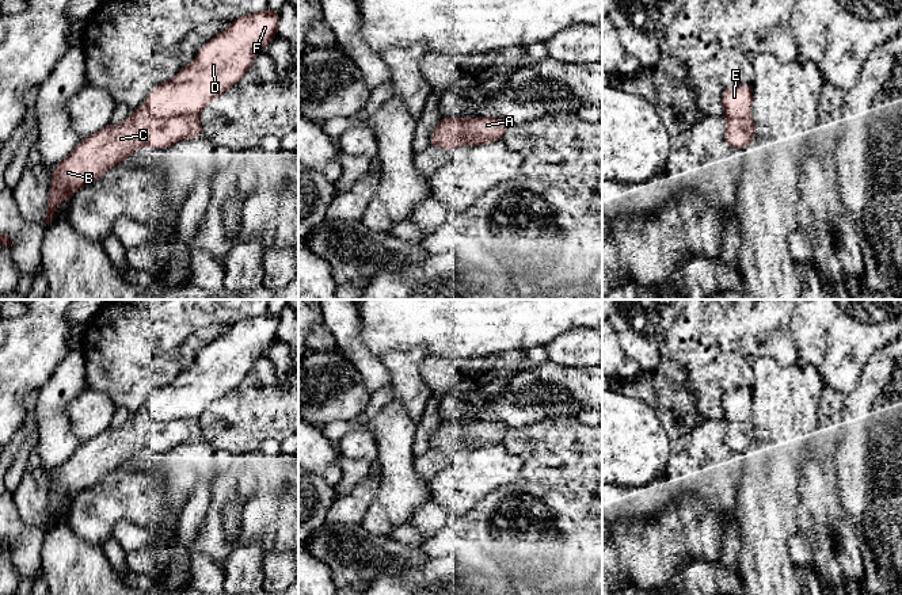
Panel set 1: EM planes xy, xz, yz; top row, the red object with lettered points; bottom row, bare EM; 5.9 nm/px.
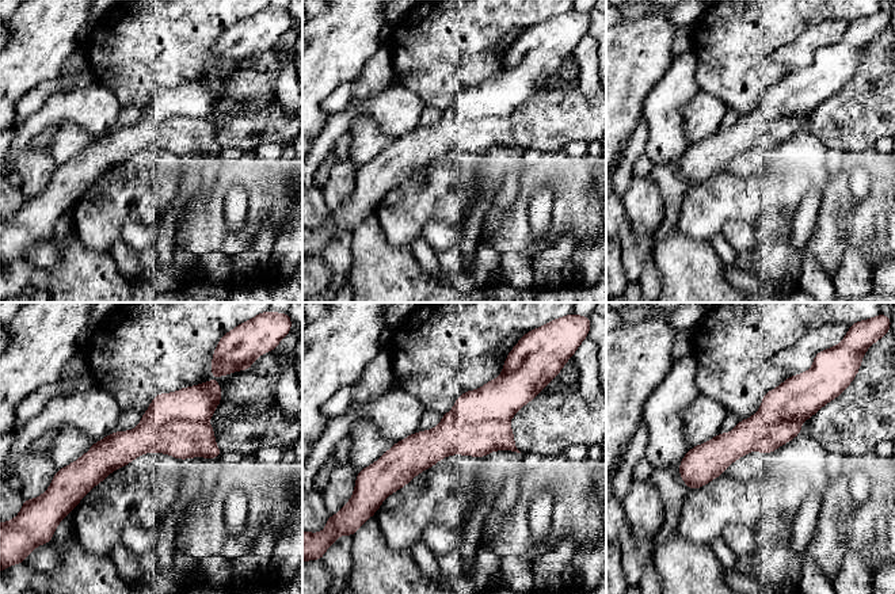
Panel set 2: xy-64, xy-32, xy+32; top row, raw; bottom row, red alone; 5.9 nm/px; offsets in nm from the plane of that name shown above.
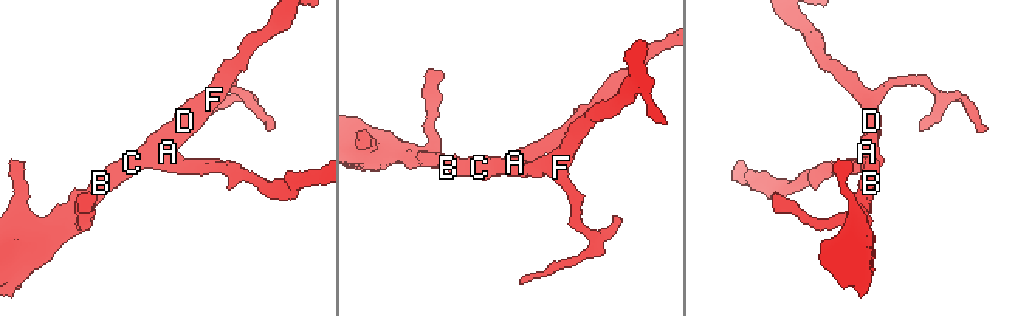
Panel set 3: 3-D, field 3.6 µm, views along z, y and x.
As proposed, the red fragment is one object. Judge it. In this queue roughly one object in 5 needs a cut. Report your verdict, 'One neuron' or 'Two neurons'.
One neuron

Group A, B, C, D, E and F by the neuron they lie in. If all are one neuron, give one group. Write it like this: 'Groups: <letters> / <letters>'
Groups: A B C D E F

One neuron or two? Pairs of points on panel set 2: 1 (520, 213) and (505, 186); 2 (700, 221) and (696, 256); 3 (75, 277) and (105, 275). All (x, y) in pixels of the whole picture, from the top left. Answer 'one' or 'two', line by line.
1: two
2: two
3: one

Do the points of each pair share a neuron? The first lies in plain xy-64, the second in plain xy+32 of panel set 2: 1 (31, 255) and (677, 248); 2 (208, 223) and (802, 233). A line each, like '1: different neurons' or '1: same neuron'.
1: different neurons
2: different neurons

